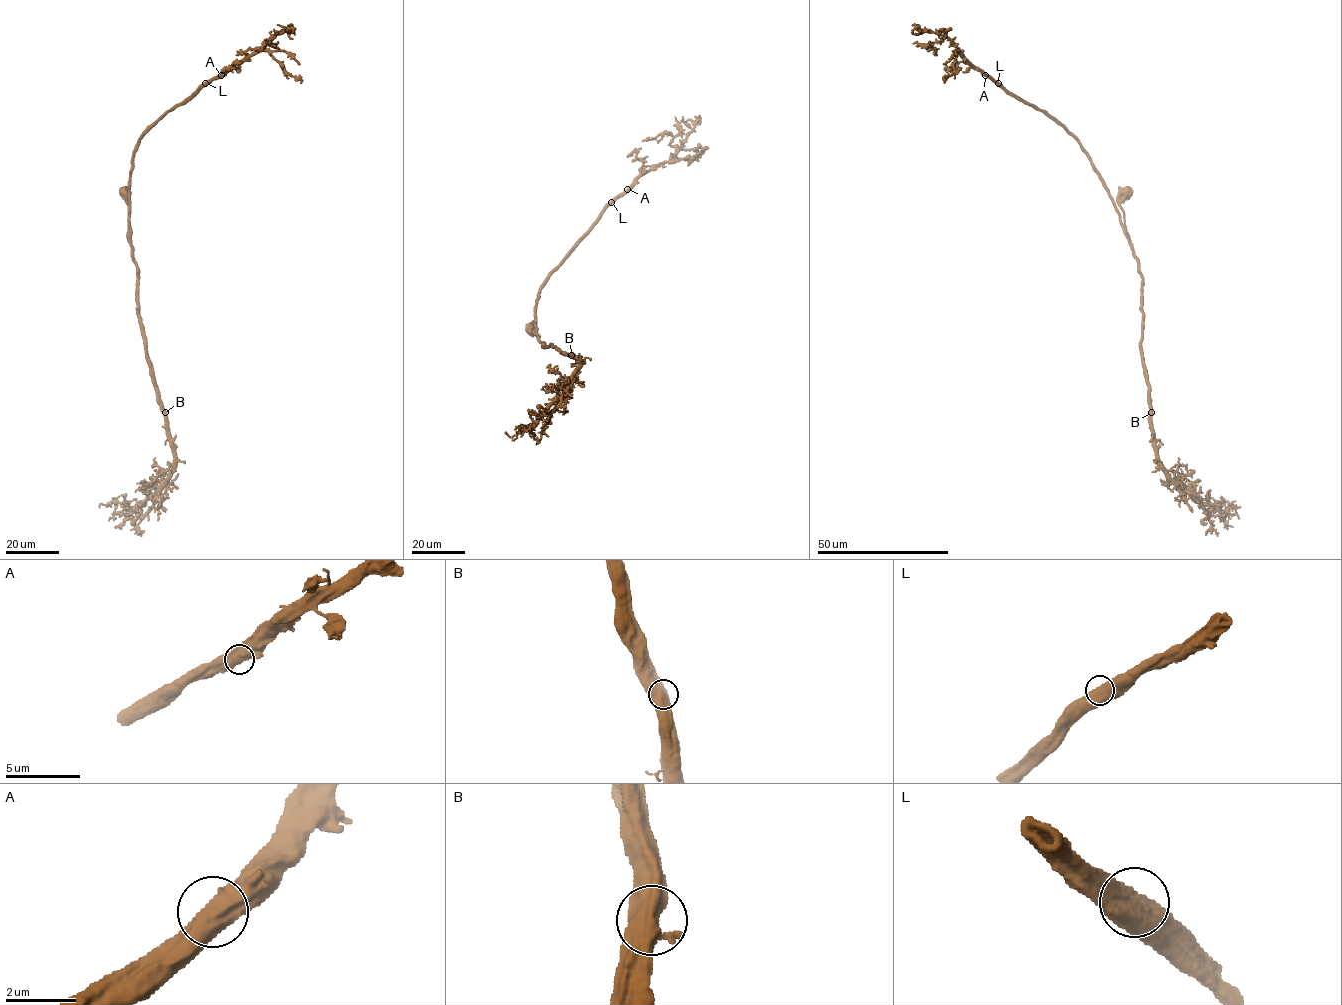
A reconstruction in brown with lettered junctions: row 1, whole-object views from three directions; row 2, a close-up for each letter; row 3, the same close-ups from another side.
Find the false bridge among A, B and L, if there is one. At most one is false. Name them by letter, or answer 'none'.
none

